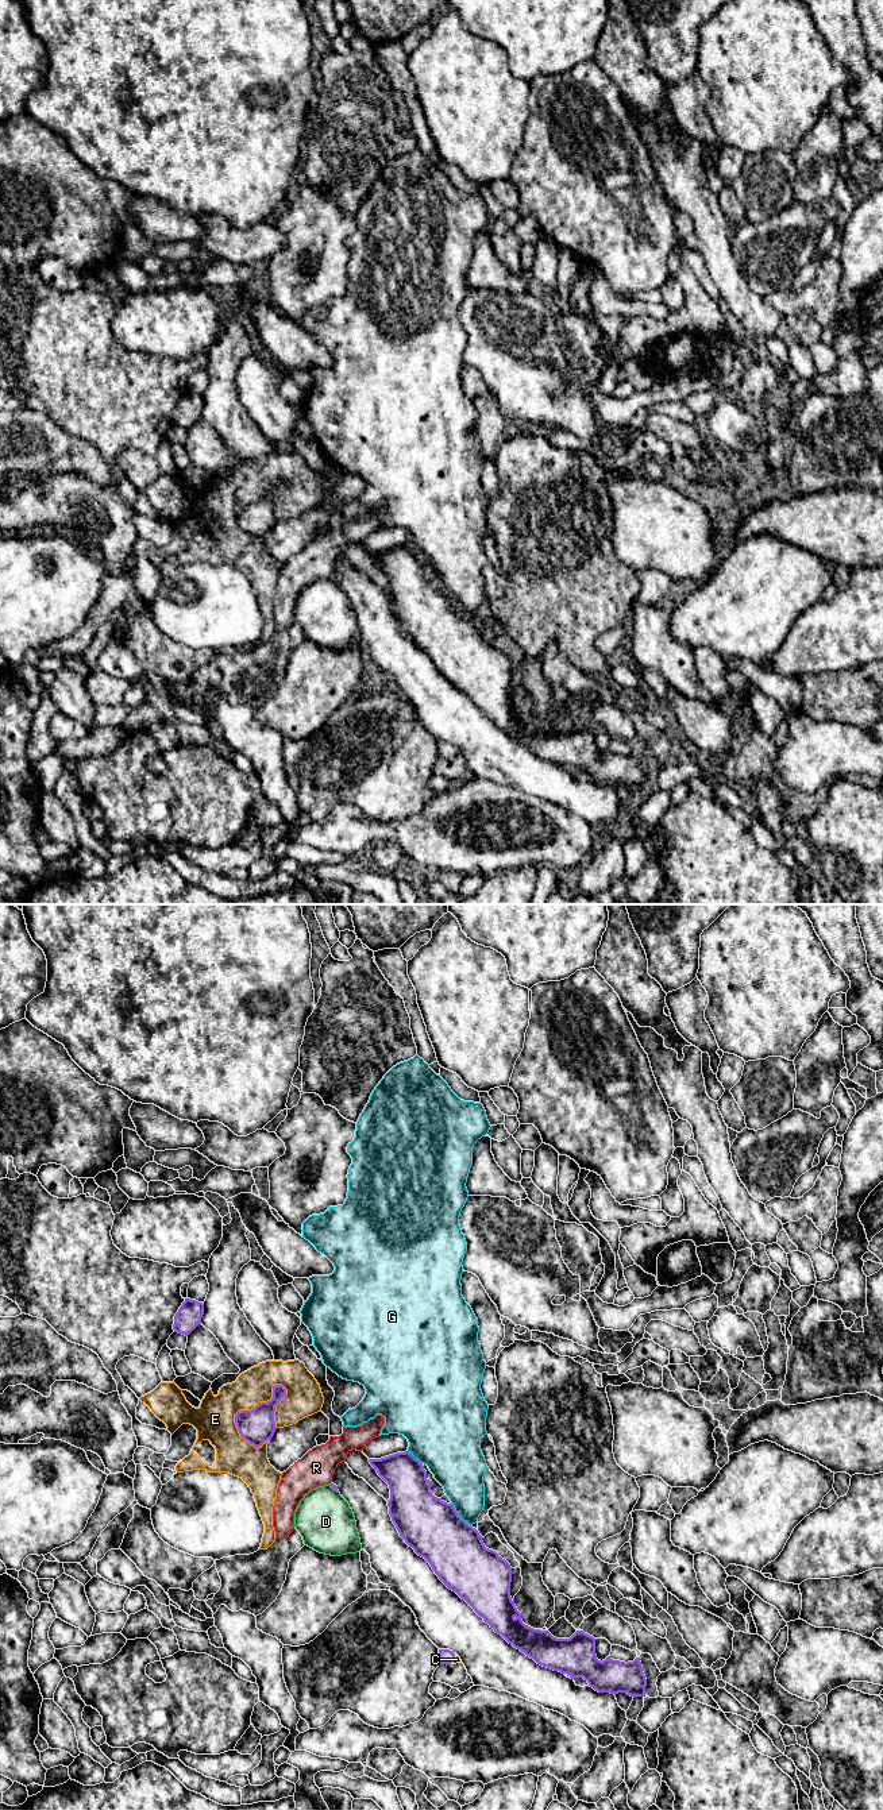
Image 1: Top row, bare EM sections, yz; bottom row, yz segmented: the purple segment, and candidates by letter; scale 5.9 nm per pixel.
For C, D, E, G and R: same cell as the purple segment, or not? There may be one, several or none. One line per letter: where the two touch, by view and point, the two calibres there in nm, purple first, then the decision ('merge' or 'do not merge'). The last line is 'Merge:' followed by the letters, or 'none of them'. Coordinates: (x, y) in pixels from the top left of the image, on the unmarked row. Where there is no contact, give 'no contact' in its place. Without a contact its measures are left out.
C: contact yz (454, 751); calibres 90 and 40 nm; merge
D: contact yz (334, 582); calibres 30 and 340 nm; do not merge
E: contact yz (245, 504); calibres 200 and 240 nm; do not merge
G: contact yz (458, 608); calibres 340 and 280 nm; do not merge
R: no contact; do not merge
Merge: C

